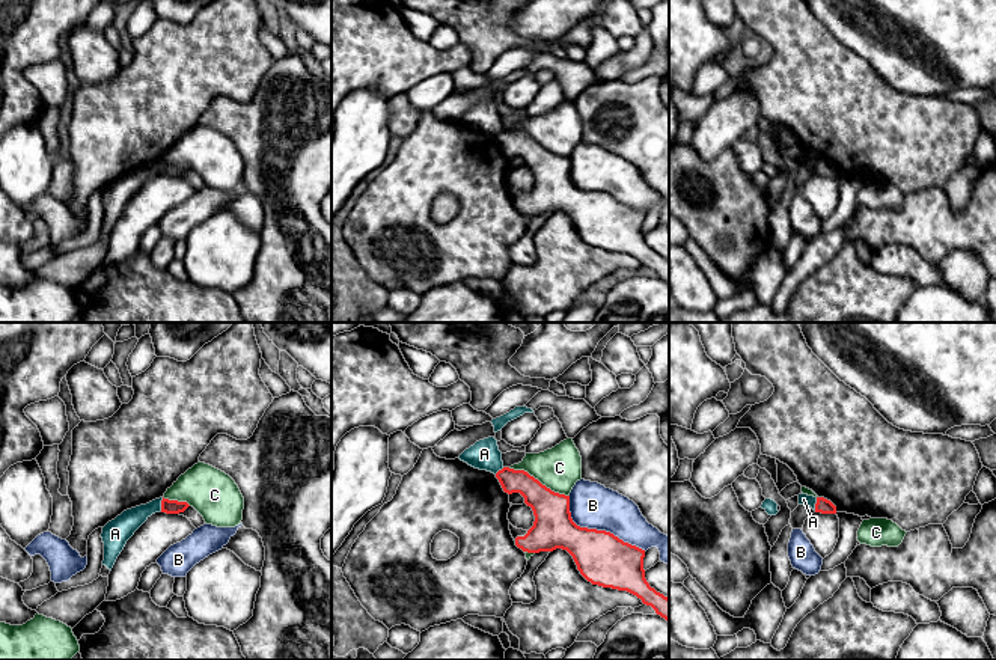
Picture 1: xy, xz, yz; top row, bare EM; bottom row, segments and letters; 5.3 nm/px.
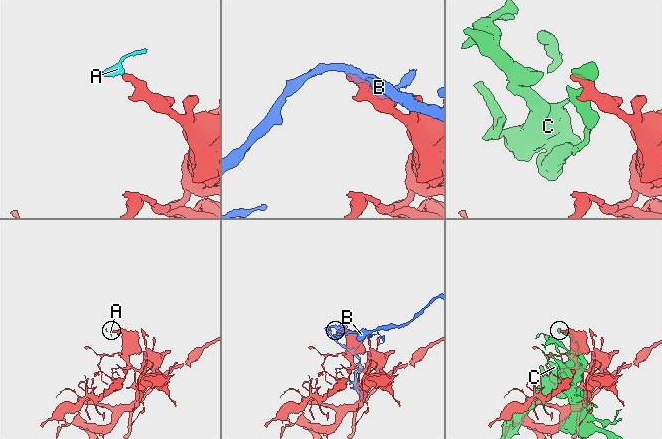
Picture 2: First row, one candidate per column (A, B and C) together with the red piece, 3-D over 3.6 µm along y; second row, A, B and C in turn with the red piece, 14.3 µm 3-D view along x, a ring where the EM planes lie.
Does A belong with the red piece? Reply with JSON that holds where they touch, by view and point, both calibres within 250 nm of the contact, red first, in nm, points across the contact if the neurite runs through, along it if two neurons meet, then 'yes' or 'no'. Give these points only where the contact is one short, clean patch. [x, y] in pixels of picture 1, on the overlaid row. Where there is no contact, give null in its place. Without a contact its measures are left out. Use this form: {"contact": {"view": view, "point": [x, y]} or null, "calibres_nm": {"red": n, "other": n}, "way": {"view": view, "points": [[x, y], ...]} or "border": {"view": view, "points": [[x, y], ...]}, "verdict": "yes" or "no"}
{"contact": {"view": "xy", "point": [161, 504]}, "calibres_nm": {"red": 80, "other": 140}, "border": {"view": "xy", "points": [[163, 498], [160, 510]]}, "verdict": "no"}

